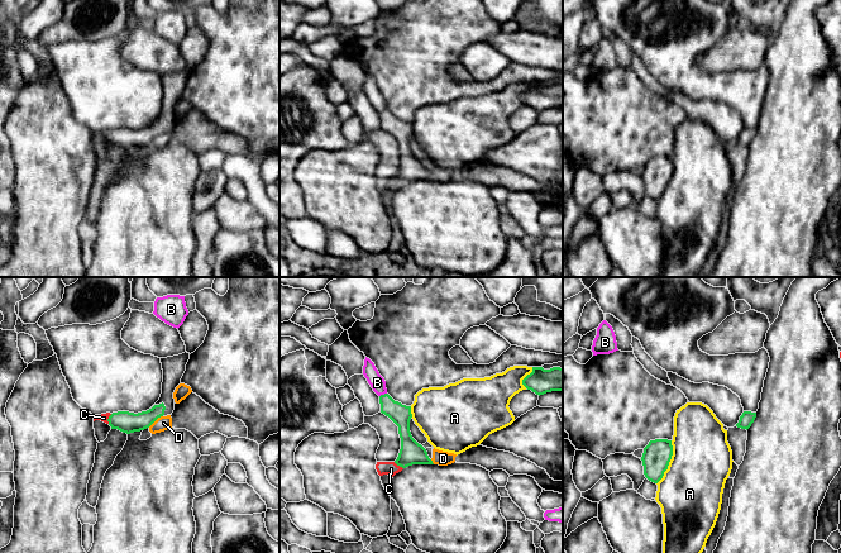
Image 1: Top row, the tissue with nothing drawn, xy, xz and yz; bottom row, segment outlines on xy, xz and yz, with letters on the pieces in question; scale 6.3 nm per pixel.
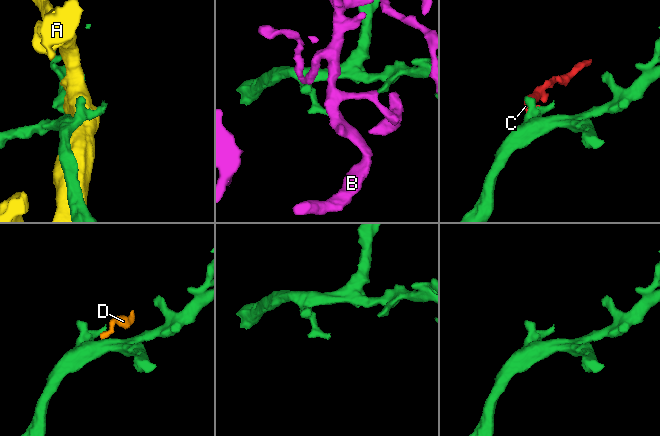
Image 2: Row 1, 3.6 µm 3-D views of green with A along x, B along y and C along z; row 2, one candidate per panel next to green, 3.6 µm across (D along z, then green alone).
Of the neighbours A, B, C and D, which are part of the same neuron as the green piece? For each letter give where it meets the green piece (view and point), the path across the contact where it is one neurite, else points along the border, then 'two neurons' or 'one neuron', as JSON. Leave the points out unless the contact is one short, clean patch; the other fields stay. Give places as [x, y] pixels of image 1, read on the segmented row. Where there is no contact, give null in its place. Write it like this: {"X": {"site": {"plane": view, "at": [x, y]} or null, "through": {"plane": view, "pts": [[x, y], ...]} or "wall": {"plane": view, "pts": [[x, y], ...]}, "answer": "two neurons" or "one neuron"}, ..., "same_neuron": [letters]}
{"A": {"site": {"plane": "yz", "at": [669, 461]}, "answer": "two neurons"}, "B": {"site": {"plane": "xz", "at": [382, 395]}, "answer": "two neurons"}, "C": {"site": {"plane": "xy", "at": [108, 419]}, "through": {"plane": "xy", "pts": [[125, 422], [108, 419], [104, 418]]}, "answer": "one neuron"}, "D": {"site": {"plane": "xy", "at": [154, 420]}, "through": {"plane": "xy", "pts": [[125, 422], [154, 420], [163, 423]]}, "answer": "one neuron"}, "same_neuron": ["C", "D"]}

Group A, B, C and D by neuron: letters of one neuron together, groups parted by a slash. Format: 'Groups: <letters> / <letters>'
Groups: A / B / C D

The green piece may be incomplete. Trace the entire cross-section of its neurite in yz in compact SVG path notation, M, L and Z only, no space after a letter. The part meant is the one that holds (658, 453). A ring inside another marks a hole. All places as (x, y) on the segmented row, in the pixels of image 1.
M650 440L644 448L641 457L645 477L651 482L658 483L663 478L664 472L668 469L672 456L672 440Z

